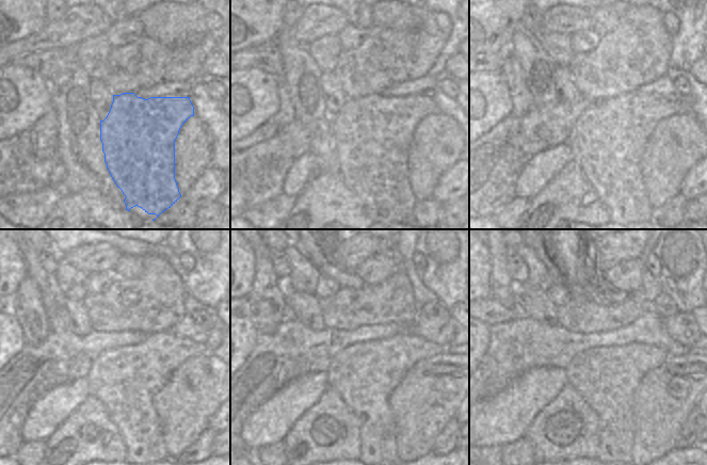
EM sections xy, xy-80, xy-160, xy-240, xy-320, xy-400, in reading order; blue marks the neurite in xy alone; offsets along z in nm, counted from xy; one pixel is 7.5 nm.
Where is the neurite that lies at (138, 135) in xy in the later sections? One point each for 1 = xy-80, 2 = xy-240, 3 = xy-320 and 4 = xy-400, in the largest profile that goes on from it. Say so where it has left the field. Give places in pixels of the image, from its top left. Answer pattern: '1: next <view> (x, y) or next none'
1: next xy-80 (373, 133)
2: next xy-240 (108, 375)
3: next xy-320 (402, 351)
4: next xy-400 (644, 357)

